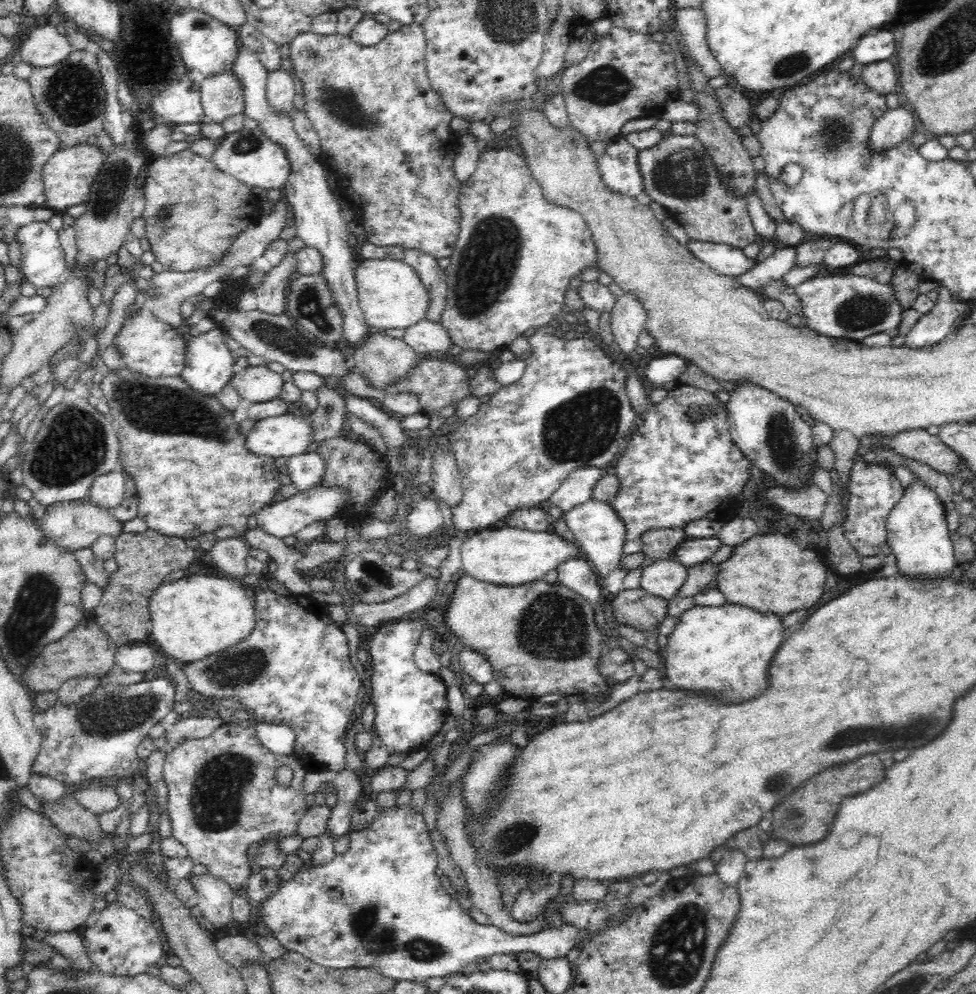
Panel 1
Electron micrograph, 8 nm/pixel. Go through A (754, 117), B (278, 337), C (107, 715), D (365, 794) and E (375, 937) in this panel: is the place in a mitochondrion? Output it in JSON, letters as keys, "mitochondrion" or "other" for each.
{"A":"other","B":"mitochondrion","C":"mitochondrion","D":"other","E":"mitochondrion"}

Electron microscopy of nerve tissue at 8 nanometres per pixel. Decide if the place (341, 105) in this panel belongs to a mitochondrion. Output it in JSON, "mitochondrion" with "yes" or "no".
{"mitochondrion":"yes"}

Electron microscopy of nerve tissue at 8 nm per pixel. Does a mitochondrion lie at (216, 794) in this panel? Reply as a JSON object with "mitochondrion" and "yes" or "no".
{"mitochondrion":"yes"}

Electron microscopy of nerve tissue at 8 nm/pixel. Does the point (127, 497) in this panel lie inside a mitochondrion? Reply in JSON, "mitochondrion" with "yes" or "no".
{"mitochondrion":"no"}

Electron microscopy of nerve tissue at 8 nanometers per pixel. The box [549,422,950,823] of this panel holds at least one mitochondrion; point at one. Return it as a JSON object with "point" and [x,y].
{"point":[914,732]}

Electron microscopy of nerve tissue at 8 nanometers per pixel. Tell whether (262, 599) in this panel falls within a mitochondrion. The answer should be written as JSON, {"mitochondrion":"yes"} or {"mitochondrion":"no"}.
{"mitochondrion":"no"}

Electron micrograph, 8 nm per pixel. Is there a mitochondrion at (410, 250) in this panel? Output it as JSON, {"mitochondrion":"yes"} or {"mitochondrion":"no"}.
{"mitochondrion":"no"}

